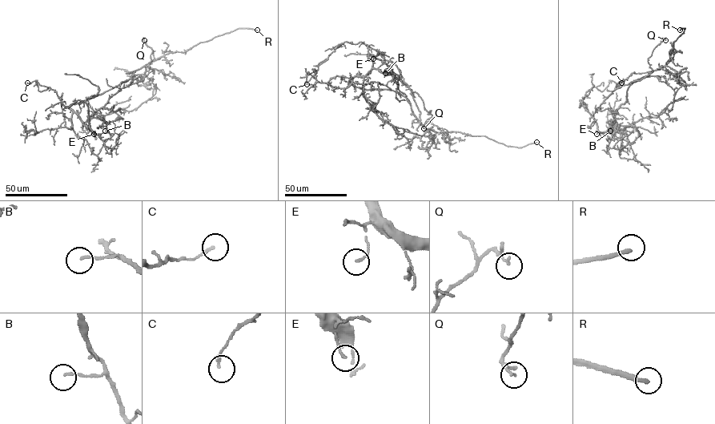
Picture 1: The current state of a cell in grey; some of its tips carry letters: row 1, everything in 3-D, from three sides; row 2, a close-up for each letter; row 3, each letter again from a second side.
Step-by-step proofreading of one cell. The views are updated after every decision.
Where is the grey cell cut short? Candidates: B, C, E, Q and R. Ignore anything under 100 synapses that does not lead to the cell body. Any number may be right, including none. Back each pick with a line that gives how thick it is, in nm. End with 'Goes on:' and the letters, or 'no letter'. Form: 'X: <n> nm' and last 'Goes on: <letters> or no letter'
R: 200 nm
Goes on: R

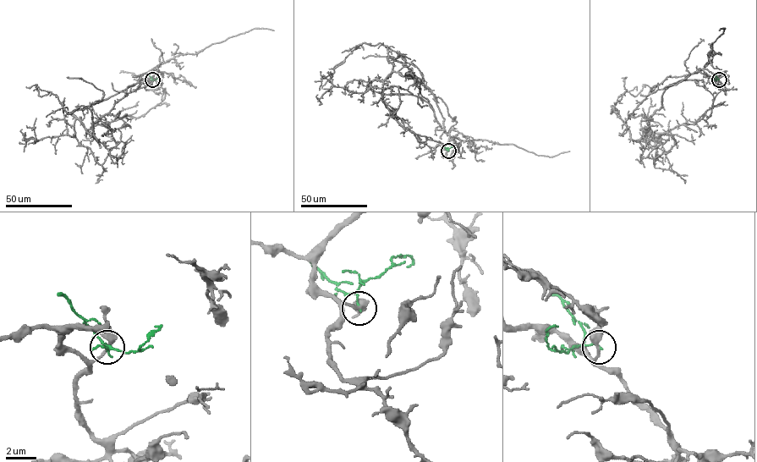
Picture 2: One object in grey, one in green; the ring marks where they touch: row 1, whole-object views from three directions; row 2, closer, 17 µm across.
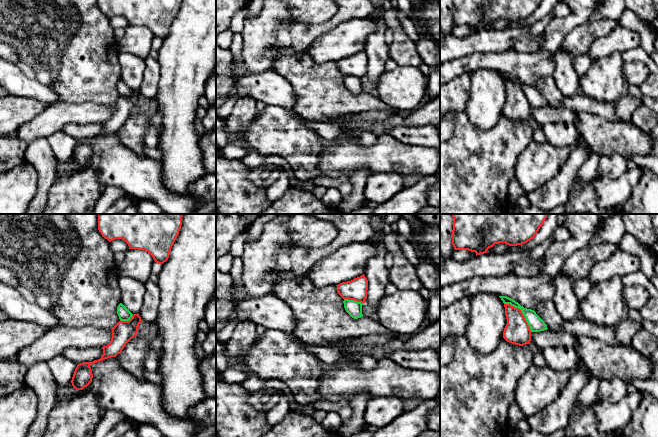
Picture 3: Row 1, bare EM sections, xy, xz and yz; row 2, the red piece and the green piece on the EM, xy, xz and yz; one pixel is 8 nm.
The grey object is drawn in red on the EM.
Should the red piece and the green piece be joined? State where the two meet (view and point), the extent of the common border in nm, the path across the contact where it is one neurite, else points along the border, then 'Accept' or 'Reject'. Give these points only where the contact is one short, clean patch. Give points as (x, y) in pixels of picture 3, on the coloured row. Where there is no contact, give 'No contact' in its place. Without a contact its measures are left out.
Touches red at yz (522, 313). Shared border 320 nm. Boundary: yz (504, 303), (509, 303), (521, 311), (531, 331). Reject

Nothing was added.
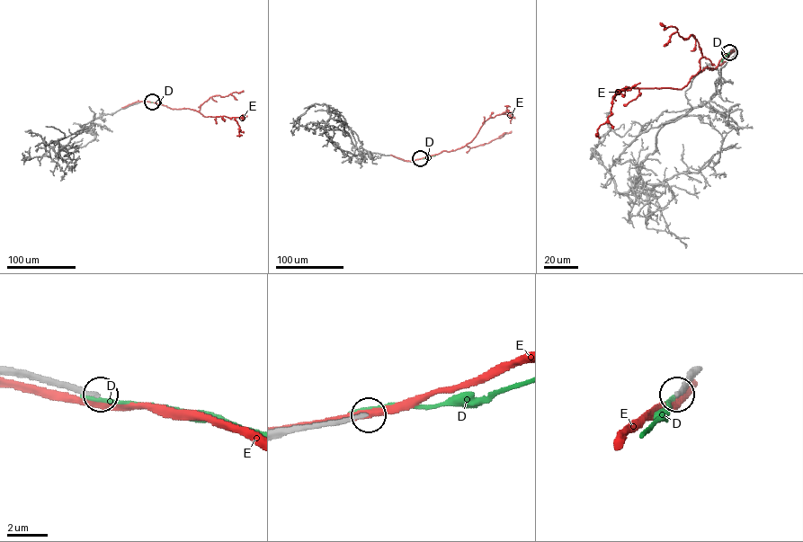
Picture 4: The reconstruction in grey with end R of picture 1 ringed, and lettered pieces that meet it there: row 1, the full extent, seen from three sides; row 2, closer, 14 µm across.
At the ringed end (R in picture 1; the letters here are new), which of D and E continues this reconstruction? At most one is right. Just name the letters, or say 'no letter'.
no letter

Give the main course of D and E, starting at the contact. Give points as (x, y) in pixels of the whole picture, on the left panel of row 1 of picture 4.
D: (151, 102), (166, 106)
E: (151, 102), (171, 109), (193, 110), (205, 117), (234, 117), (239, 128), (236, 136)

